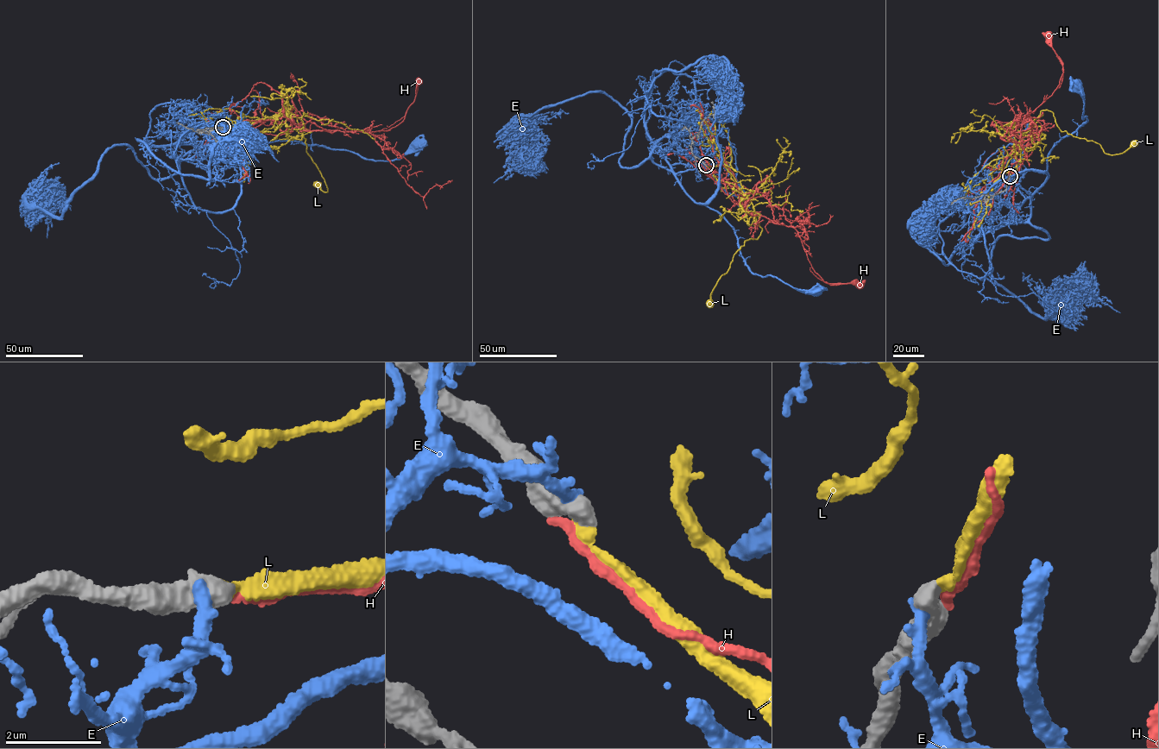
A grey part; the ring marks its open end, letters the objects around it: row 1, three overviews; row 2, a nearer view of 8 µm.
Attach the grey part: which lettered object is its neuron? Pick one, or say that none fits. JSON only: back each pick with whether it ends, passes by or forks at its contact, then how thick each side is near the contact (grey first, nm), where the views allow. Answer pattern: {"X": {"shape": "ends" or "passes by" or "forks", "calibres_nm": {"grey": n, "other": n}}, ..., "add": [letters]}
{"L": {"shape": "ends", "calibres_nm": {"grey": 550, "other": 260}}, "add": ["L"]}

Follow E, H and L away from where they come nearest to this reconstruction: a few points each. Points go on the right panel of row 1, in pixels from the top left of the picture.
E: (1009, 176), (1030, 194), (1043, 186), (1055, 145), (1086, 122), (1081, 116), (1083, 93), (1076, 84)
H: (1010, 177), (1030, 144), (1005, 141), (995, 124), (1029, 129), (1031, 112), (1058, 86), (1049, 34)
L: (1009, 176), (1017, 143), (1042, 110), (1052, 112), (1062, 131), (1105, 153), (1133, 143)

